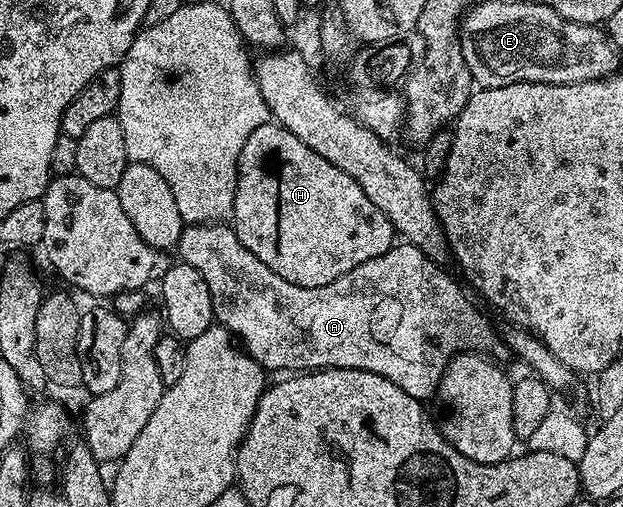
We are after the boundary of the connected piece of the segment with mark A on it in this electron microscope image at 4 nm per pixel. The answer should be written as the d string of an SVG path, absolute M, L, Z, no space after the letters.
M228 224L185 225L180 237L178 253L180 253L178 255L179 261L190 264L202 272L202 280L206 280L206 284L210 288L210 296L212 297L214 312L216 313L215 321L219 325L225 326L238 339L244 353L248 354L259 366L263 366L265 371L268 372L272 372L272 370L284 370L280 372L311 372L313 370L327 370L330 366L334 368L350 368L351 370L365 370L366 372L374 372L378 376L386 376L386 380L398 384L398 388L402 388L402 392L410 392L410 396L428 400L431 394L433 397L439 391L440 380L444 375L444 370L448 367L450 359L456 357L457 354L465 352L492 356L495 355L496 342L498 346L498 334L492 331L492 326L488 323L487 316L464 295L465 287L459 281L456 283L444 271L445 267L441 263L430 261L418 247L411 246L409 242L401 241L399 244L393 244L386 252L382 252L382 256L374 256L374 260L366 260L366 264L358 264L358 268L350 268L350 272L338 276L338 280L334 280L330 284L322 284L318 288L302 288L290 280L282 280L282 276L278 276L278 272L270 272L270 268L266 268L266 264L262 264L262 260L258 260L258 256L254 256L254 252L250 252L242 245L238 240L236 231Z

